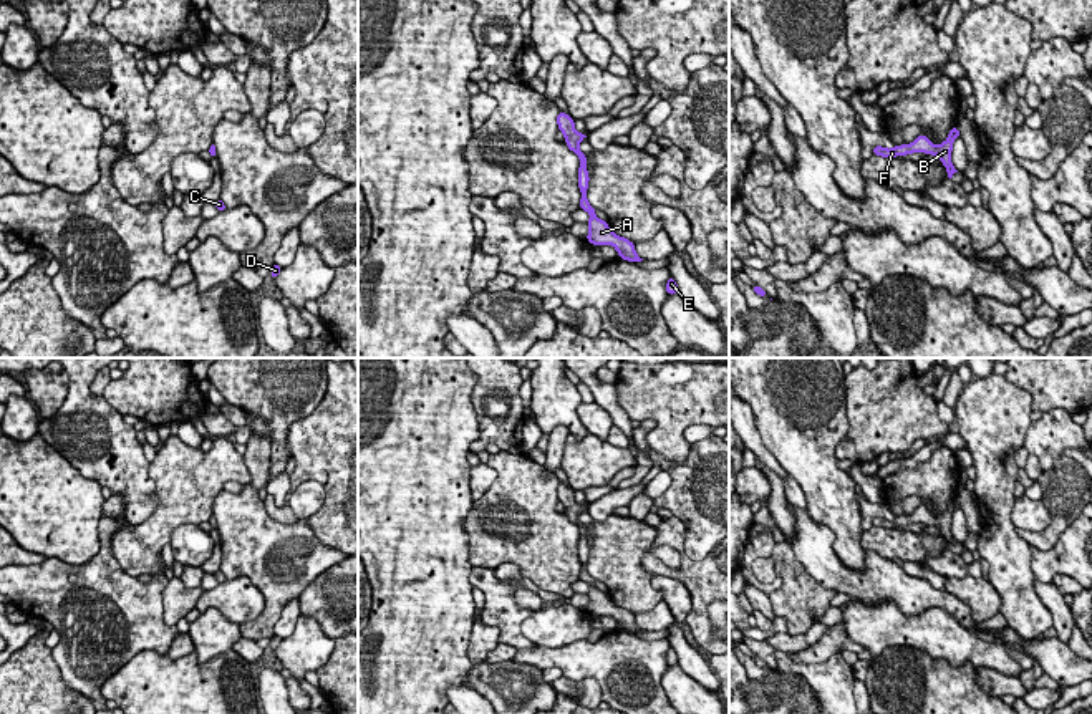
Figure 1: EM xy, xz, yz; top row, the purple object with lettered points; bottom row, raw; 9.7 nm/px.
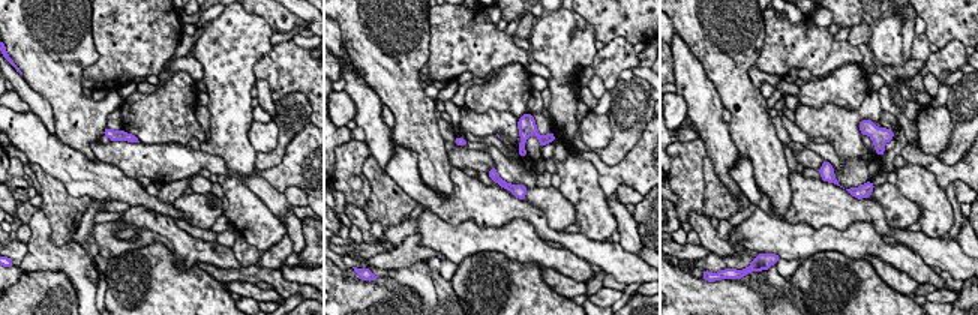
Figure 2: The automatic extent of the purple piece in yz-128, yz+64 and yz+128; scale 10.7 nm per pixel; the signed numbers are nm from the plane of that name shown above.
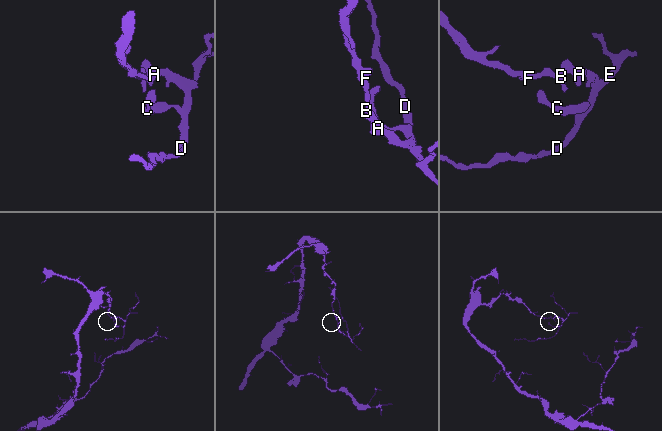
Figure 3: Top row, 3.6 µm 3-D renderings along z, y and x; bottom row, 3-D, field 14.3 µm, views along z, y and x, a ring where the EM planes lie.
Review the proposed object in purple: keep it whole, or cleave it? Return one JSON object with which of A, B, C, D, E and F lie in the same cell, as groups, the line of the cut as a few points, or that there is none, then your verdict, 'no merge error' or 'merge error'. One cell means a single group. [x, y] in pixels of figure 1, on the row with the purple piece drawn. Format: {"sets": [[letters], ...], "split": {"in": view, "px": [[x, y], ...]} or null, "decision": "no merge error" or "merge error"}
{"sets": [["A", "B", "C", "D", "E", "F"]], "split": null, "decision": "no merge error"}

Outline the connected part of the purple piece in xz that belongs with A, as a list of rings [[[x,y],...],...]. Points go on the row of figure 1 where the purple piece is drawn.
[[[563,111],[558,113],[557,123],[558,123],[558,131],[562,131],[565,136],[565,142],[568,149],[573,151],[580,157],[580,169],[578,169],[578,187],[582,192],[580,209],[590,214],[590,220],[588,220],[590,230],[588,230],[587,240],[592,245],[613,245],[616,252],[620,253],[620,258],[623,260],[641,262],[643,258],[640,258],[635,252],[635,244],[625,237],[618,237],[606,225],[605,220],[600,220],[595,215],[597,209],[593,209],[587,200],[585,194],[587,194],[588,181],[590,181],[588,172],[587,172],[587,156],[578,149],[582,139],[587,136],[575,131],[573,118],[567,116]]]

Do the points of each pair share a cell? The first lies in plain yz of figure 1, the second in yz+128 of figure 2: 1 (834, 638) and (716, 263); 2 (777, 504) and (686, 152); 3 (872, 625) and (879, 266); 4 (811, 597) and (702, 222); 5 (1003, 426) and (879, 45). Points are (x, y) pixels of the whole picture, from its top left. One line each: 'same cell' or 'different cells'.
1: same cell
2: different cells
3: different cells
4: different cells
5: same cell

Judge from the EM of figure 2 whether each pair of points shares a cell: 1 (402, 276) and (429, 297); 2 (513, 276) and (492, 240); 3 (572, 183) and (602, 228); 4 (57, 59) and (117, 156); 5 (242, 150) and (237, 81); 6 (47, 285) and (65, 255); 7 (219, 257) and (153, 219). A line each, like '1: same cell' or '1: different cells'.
1: same cell
2: different cells
3: same cell
4: different cells
5: same cell
6: different cells
7: same cell

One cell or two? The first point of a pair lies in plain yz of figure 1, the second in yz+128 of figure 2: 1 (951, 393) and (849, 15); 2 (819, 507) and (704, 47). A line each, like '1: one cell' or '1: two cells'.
1: two cells
2: one cell

